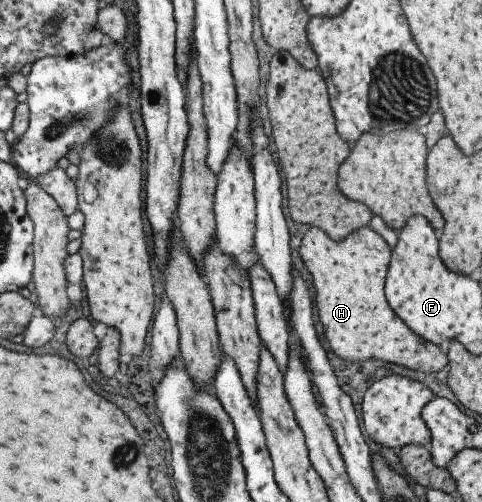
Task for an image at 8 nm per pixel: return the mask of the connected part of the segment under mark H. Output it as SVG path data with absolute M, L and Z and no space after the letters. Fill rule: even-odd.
M309 226L297 250L323 327L319 333L336 357L354 363L380 360L427 374L446 369L447 357L440 353L438 345L413 334L386 301L383 285L391 249L380 235L362 227L340 241L332 241L321 229Z

